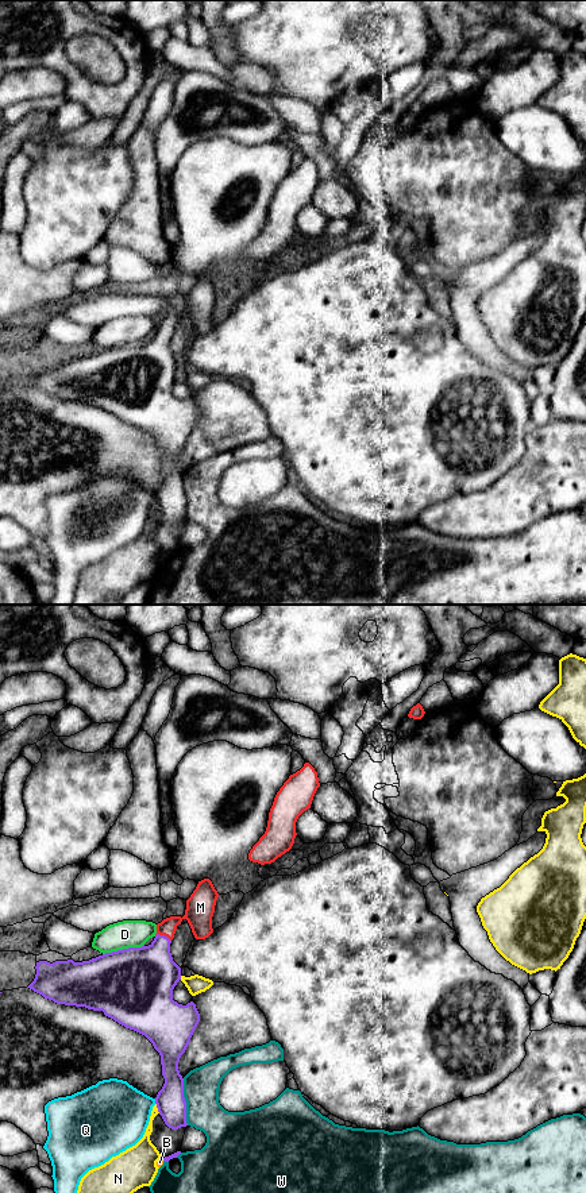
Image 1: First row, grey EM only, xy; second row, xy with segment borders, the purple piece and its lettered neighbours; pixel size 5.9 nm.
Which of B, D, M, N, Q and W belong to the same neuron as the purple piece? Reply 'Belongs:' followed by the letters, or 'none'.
Belongs: M

